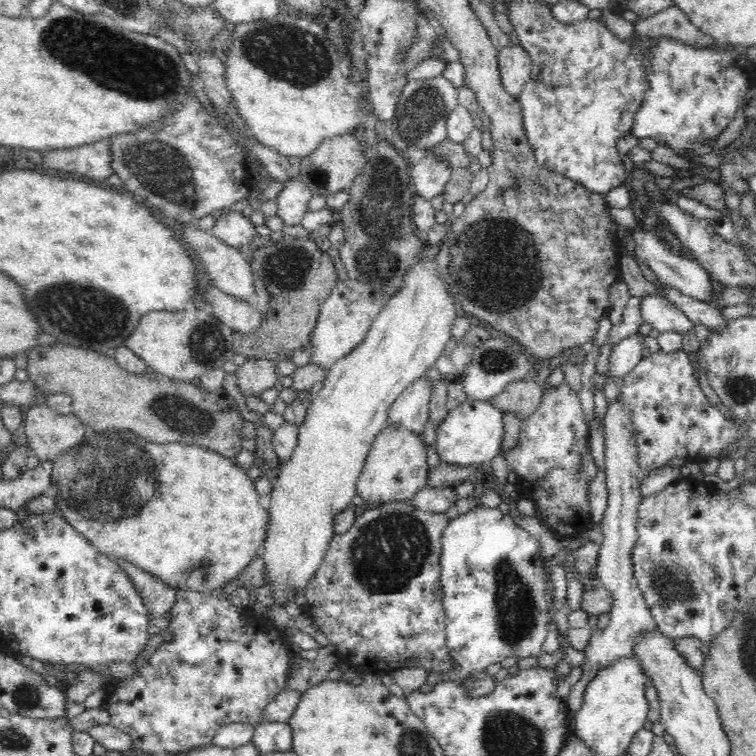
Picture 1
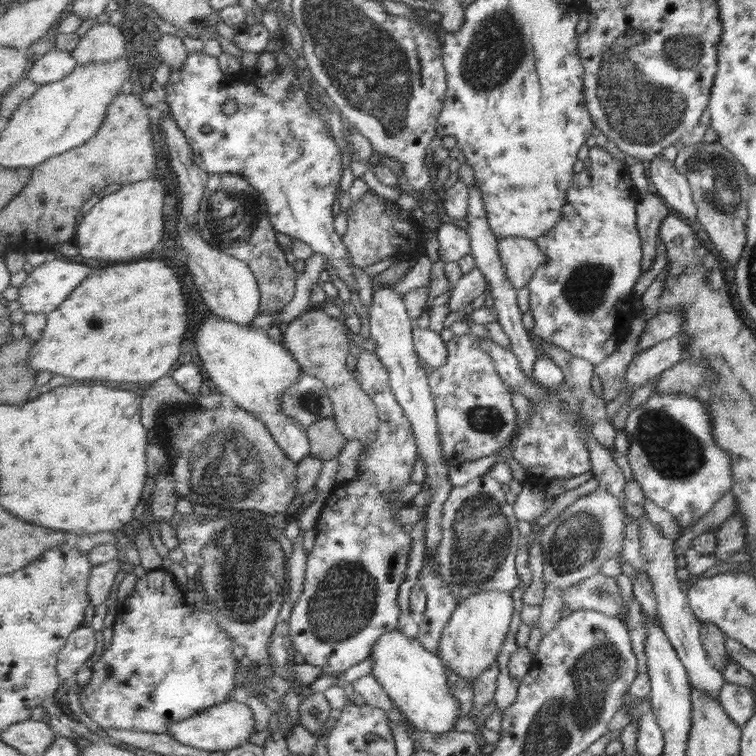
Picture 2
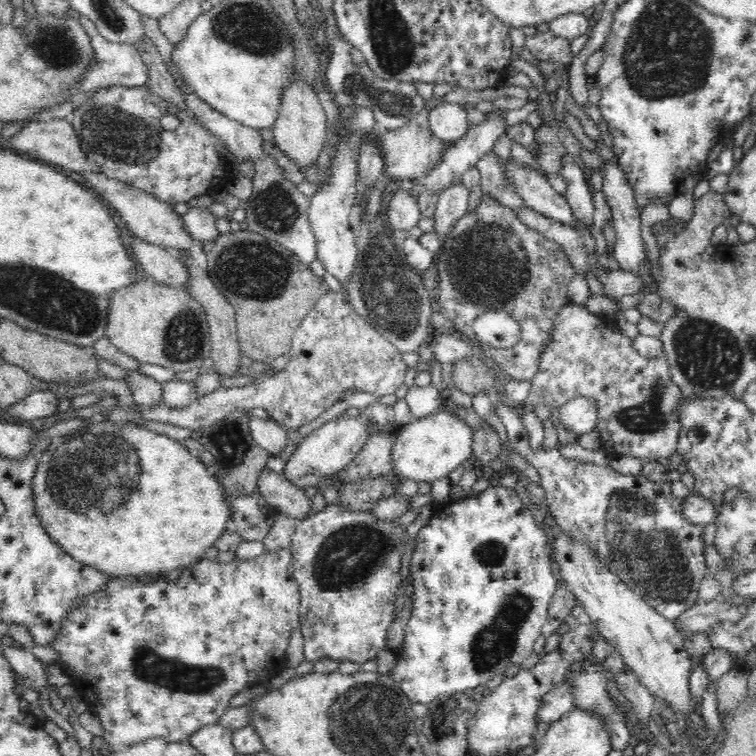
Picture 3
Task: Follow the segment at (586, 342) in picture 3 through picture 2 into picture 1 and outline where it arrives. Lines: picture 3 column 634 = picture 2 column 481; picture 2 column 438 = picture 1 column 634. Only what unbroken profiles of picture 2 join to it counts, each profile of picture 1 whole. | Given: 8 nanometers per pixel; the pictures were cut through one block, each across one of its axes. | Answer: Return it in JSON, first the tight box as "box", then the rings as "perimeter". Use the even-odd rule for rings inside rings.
{"box":[620,349,750,476],"perimeter":[[[683,349],[670,353],[660,350],[642,359],[624,378],[620,399],[628,401],[632,409],[642,476],[668,465],[674,458],[705,462],[710,458],[722,461],[737,455],[750,456],[749,450],[736,448],[740,440],[748,440],[748,426],[732,413],[722,414],[712,406],[692,366]]]}

